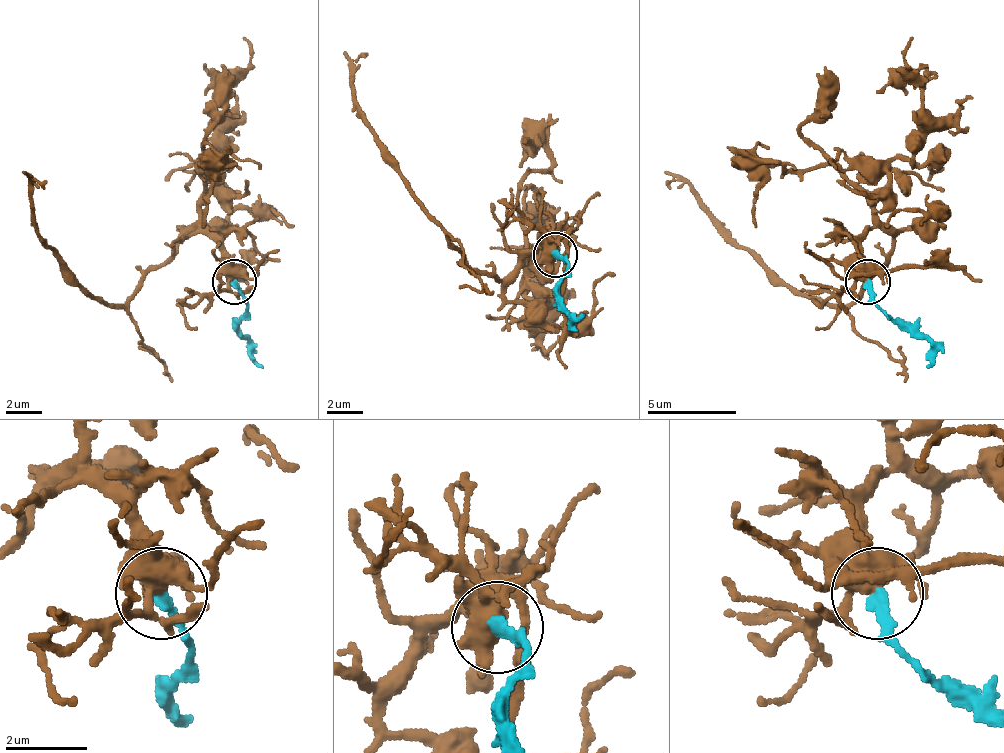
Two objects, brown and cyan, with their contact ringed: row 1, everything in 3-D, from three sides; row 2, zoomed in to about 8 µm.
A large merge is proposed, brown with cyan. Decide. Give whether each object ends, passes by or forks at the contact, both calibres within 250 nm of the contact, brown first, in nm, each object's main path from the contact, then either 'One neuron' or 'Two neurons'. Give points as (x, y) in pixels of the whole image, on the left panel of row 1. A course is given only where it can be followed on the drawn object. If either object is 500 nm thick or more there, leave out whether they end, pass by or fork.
At the ring brown forks. At the ring cyan ends. Thickness 360 nm (brown) against 260 nm. Course of brown: (233, 280), (233, 262), (193, 226), (126, 302), (103, 302), (76, 280), (36, 235), (32, 182), (23, 173). Course of cyan: (233, 280), (246, 302), (237, 334), (251, 347), (264, 370). Two neurons

